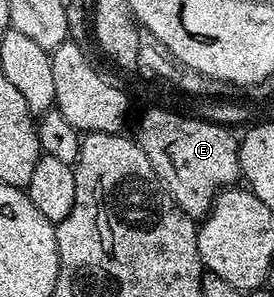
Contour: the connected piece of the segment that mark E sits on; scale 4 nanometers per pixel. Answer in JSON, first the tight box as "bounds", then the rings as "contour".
{"bounds":[136,105,242,221],"contour":[[[157,105],[141,112],[136,138],[176,205],[198,221],[210,214],[210,206],[221,191],[239,182],[242,174],[238,160],[239,140],[229,126],[210,123],[203,117],[189,119],[162,107]]]}

